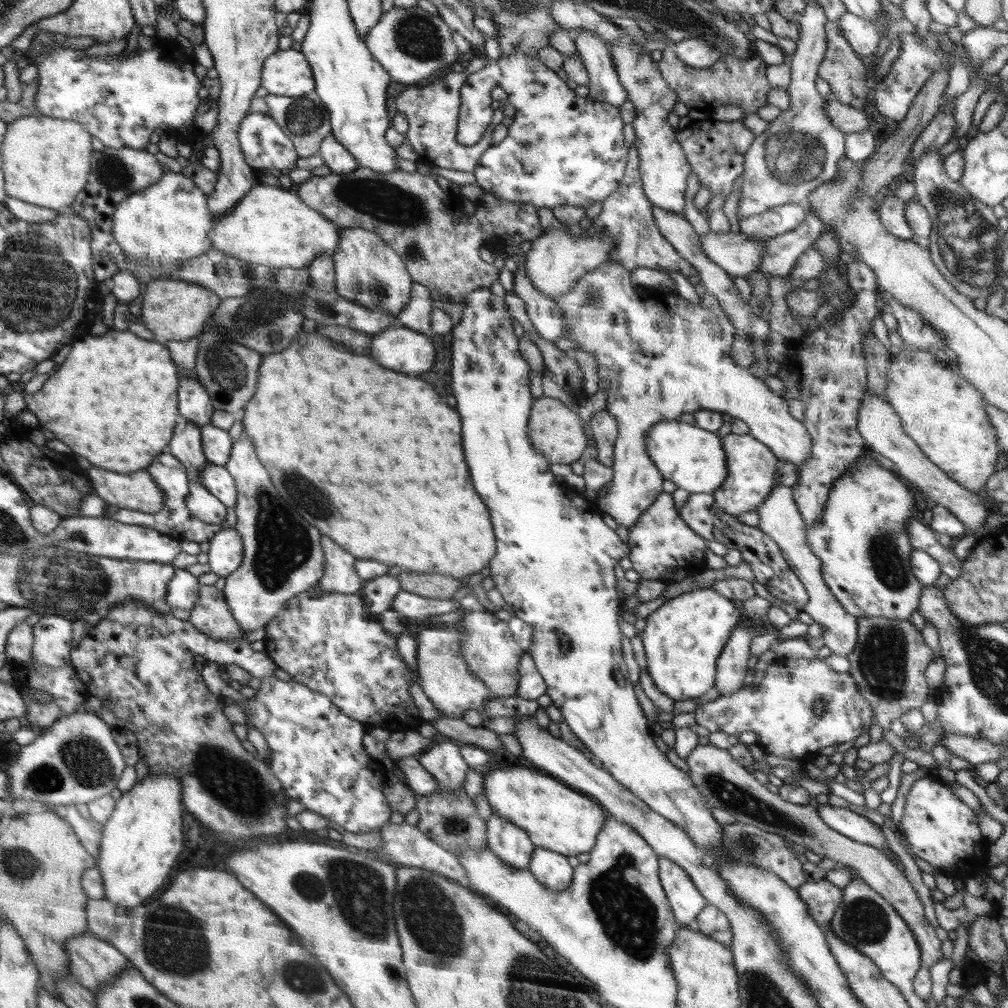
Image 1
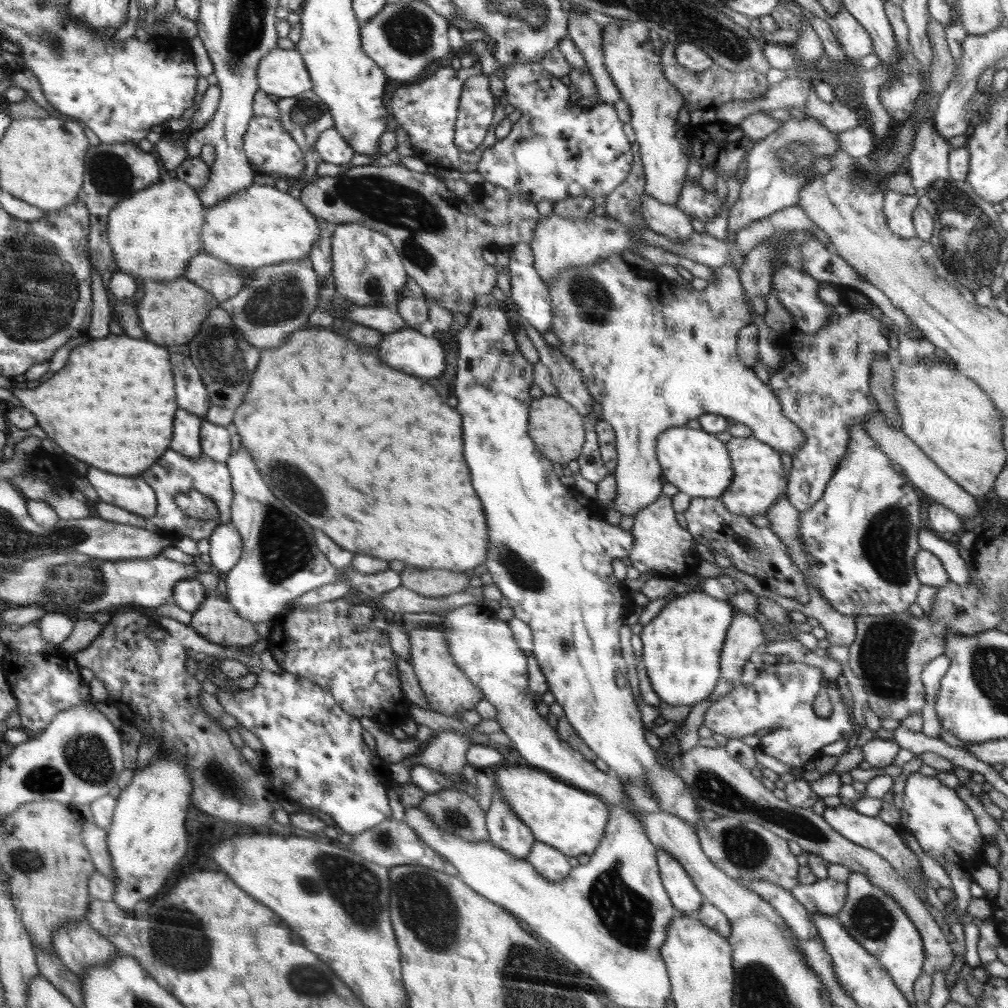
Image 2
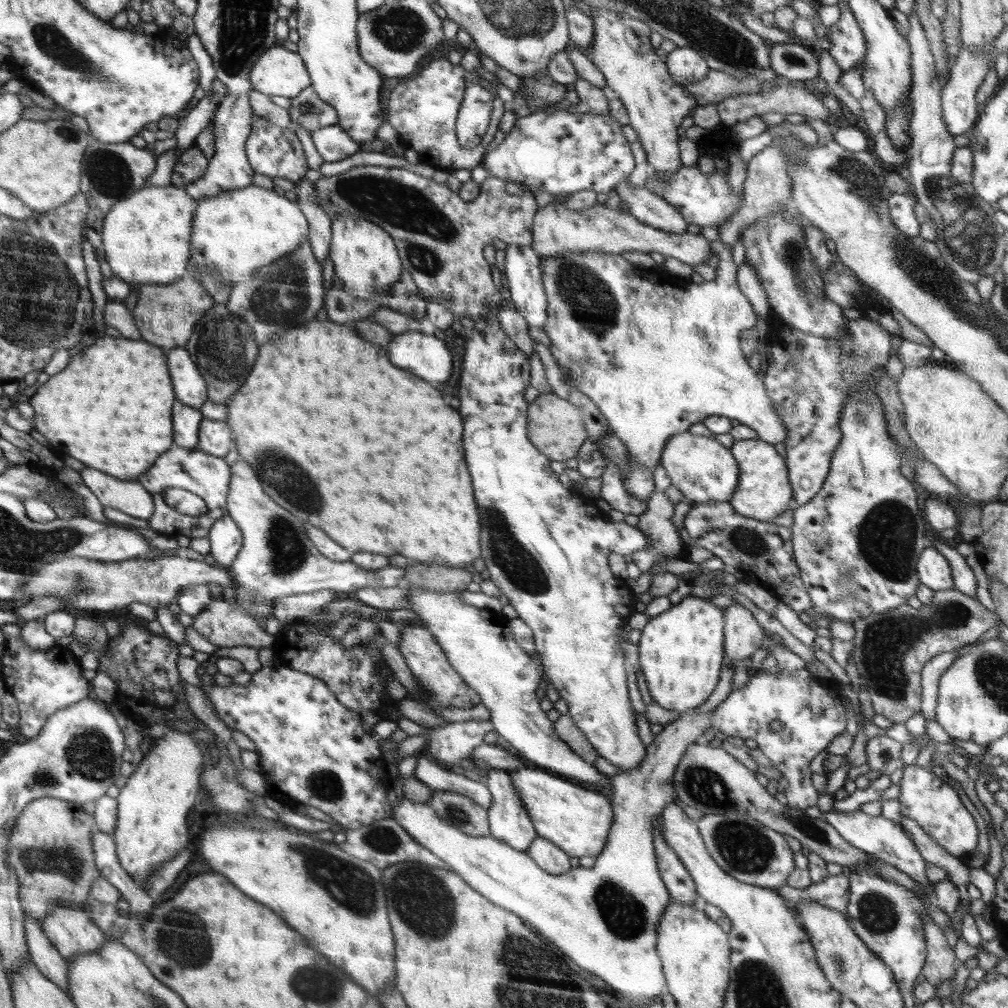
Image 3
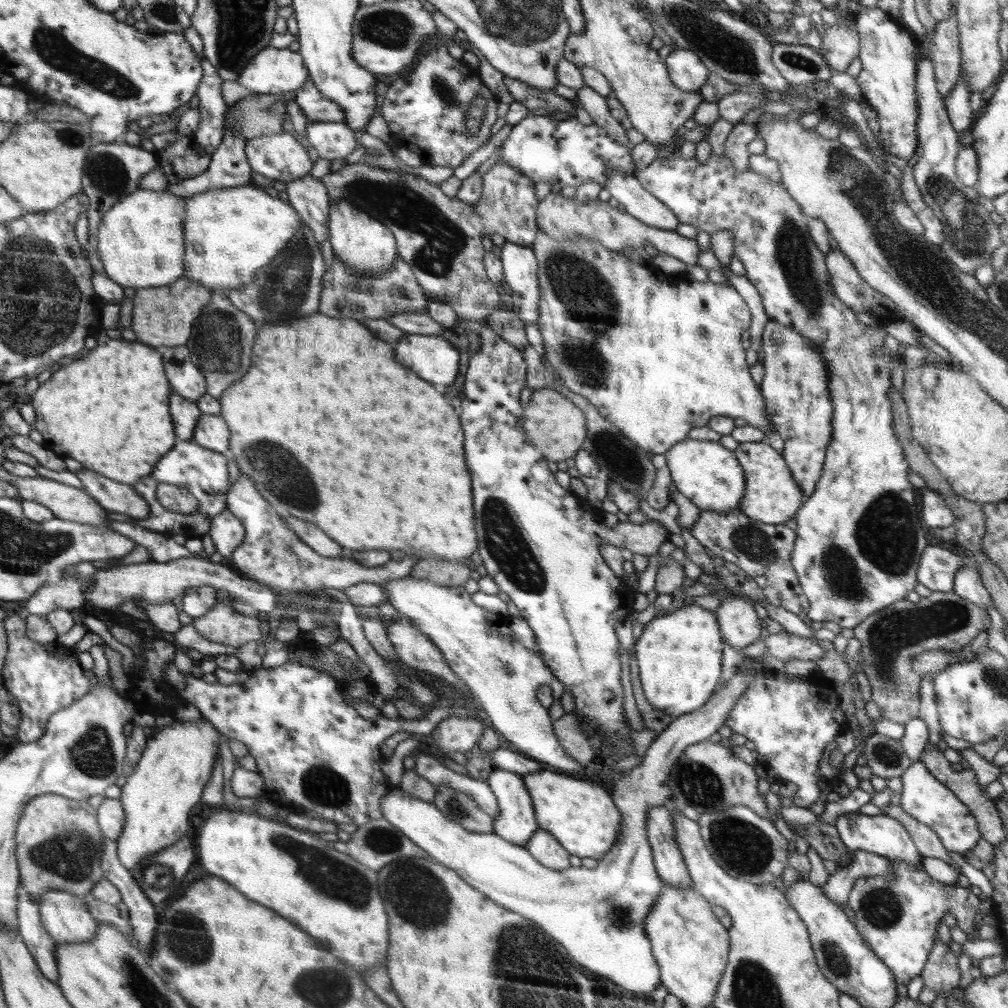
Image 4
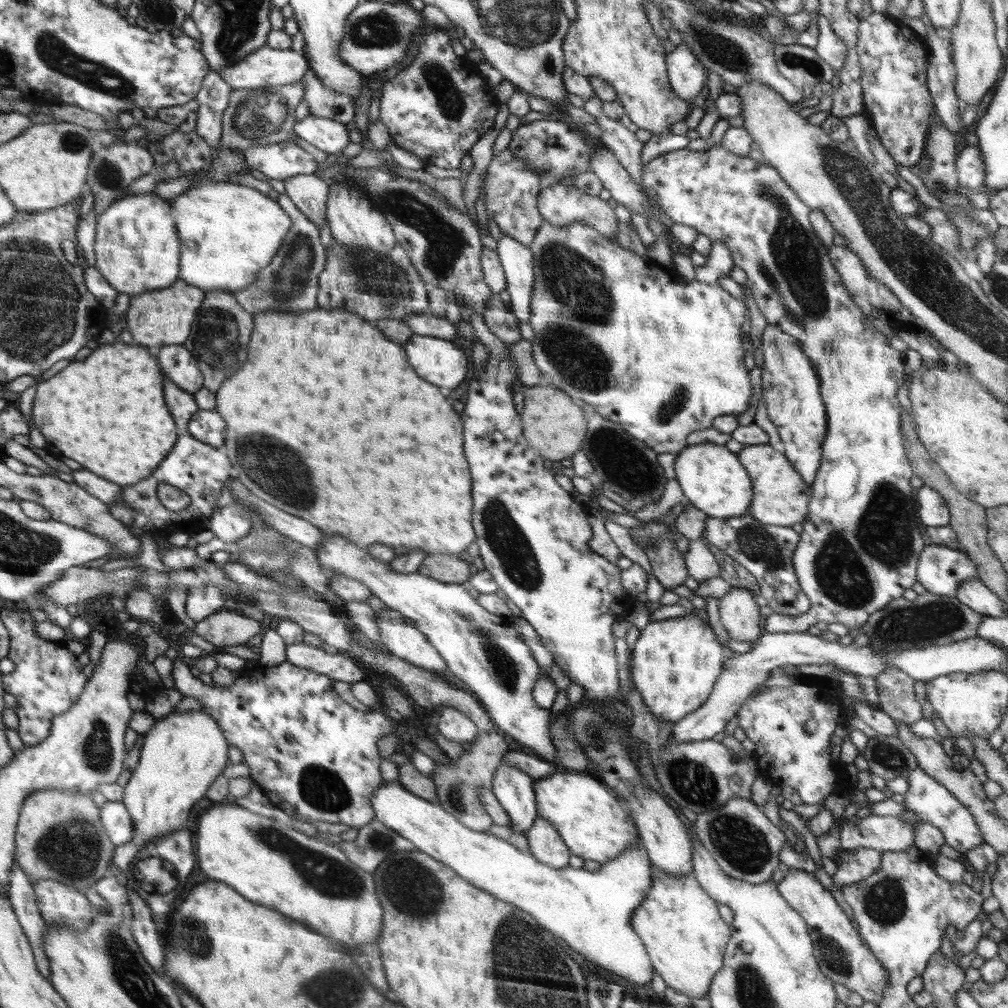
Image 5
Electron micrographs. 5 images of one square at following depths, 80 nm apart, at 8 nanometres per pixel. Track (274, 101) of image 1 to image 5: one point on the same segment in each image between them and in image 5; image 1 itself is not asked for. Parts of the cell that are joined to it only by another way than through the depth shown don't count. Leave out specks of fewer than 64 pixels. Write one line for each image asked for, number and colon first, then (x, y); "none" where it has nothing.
2: (304, 117)
3: (308, 110)
4: (315, 107)
5: (322, 102)

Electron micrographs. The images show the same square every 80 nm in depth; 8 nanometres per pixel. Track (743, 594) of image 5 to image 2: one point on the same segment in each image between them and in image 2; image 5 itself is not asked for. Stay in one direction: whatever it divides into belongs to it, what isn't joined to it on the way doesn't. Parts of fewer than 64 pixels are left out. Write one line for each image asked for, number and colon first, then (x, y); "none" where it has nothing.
2: (745, 634)
3: (743, 635)
4: (740, 626)

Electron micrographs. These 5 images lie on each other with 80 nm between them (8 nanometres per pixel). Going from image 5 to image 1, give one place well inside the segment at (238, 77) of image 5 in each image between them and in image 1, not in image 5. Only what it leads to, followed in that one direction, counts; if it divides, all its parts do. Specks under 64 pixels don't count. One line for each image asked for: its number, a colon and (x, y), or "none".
1: (287, 72)
2: (282, 72)
3: (279, 72)
4: (274, 70)

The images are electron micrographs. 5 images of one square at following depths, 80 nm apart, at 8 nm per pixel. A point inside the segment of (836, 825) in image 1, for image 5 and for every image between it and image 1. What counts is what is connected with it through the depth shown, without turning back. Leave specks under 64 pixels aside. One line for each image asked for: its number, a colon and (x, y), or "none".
2: (872, 833)
3: (883, 839)
4: (882, 835)
5: (889, 833)

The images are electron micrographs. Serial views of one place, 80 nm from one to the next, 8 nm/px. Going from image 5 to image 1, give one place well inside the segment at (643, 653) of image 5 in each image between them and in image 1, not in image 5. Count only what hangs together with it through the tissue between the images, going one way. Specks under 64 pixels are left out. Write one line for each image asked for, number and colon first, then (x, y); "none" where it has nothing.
1: (683, 638)
2: (682, 645)
3: (681, 651)
4: (680, 653)

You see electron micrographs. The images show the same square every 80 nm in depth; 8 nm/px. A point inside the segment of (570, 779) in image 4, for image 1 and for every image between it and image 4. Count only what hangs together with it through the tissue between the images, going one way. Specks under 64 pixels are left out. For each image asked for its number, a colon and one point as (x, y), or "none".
1: (556, 817)
2: (573, 821)
3: (577, 819)

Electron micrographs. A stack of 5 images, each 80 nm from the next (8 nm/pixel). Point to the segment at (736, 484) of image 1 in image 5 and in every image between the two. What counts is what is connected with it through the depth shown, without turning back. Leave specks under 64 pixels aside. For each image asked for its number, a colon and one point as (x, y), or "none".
2: (759, 482)
3: (763, 492)
4: (771, 496)
5: (780, 497)

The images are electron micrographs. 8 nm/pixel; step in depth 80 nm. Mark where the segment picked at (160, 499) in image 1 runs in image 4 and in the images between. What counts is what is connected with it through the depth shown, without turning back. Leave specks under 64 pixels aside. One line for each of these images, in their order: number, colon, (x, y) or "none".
2: (136, 495)
3: (133, 499)
4: (114, 496)

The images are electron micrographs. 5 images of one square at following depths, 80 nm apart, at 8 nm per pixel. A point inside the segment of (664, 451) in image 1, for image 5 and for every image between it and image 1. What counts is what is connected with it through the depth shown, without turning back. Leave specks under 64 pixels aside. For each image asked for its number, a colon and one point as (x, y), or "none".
2: (695, 461)
3: (704, 470)
4: (707, 473)
5: (712, 478)

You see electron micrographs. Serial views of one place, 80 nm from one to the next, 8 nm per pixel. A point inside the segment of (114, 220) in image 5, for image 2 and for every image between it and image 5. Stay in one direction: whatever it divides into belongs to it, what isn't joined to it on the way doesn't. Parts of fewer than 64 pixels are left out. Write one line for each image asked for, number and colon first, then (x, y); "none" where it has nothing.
2: (153, 234)
3: (146, 238)
4: (141, 241)

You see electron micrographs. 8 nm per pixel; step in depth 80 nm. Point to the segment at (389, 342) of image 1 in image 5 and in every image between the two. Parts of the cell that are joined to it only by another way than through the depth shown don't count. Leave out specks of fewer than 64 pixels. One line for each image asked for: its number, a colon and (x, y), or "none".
2: (408, 349)
3: (427, 356)
4: (434, 358)
5: (443, 362)

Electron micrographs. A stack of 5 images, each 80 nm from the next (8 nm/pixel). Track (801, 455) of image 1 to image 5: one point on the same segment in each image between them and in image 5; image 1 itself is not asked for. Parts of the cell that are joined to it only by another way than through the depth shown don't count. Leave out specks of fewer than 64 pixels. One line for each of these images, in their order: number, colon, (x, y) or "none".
2: (651, 366)
3: (654, 365)
4: (657, 358)
5: (662, 359)

